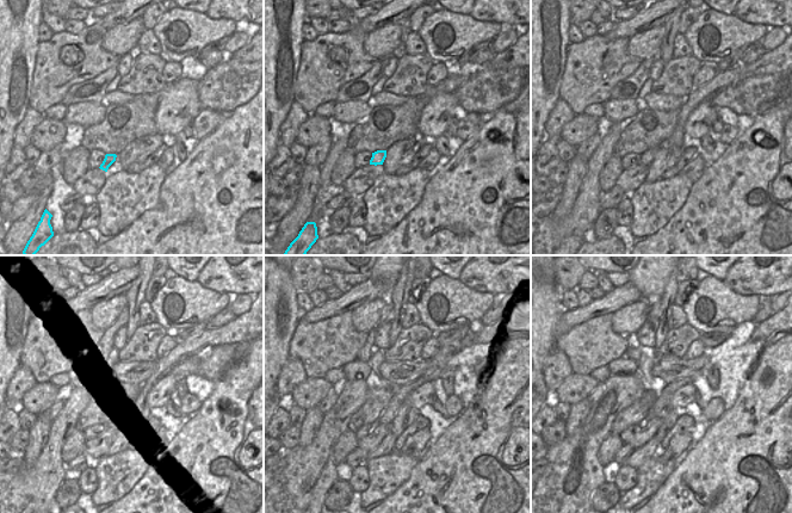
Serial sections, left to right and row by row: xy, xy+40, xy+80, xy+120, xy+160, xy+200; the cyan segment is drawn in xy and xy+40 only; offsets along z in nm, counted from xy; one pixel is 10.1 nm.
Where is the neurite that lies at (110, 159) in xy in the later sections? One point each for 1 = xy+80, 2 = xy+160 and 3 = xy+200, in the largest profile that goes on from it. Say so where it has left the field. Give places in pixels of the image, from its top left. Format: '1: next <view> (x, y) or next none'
1: next xy+80 (647, 158)
2: next xy+160 (389, 414)
3: next xy+200 (661, 406)

